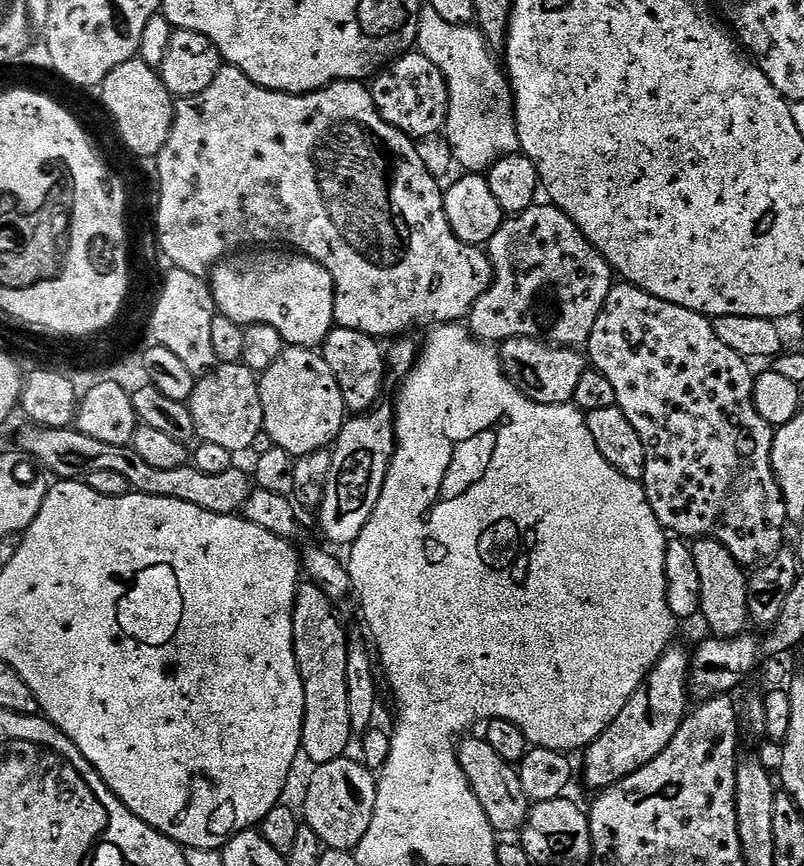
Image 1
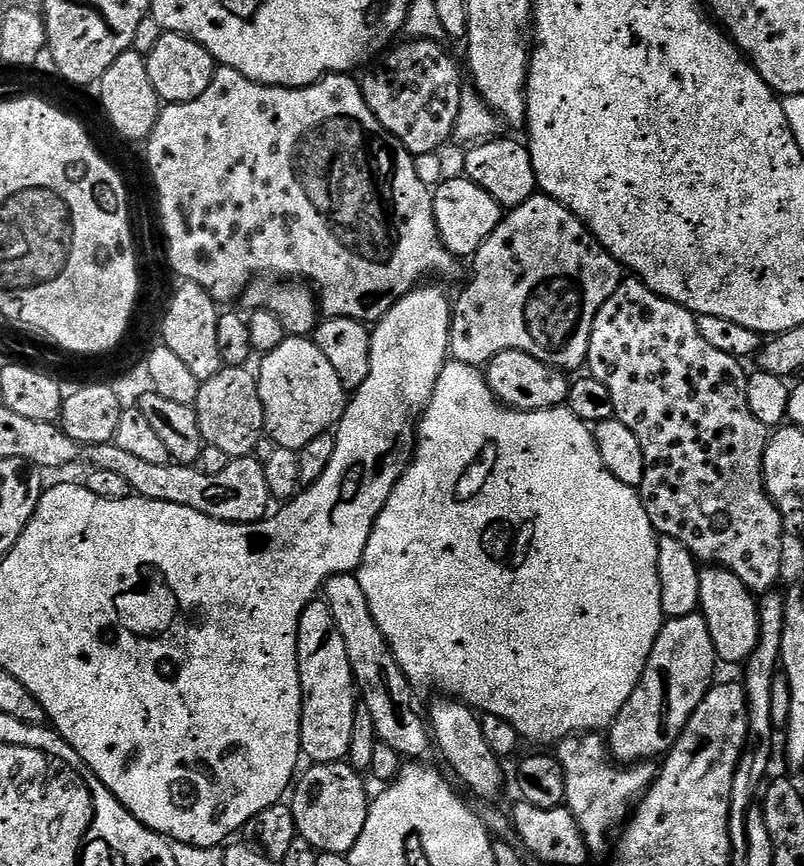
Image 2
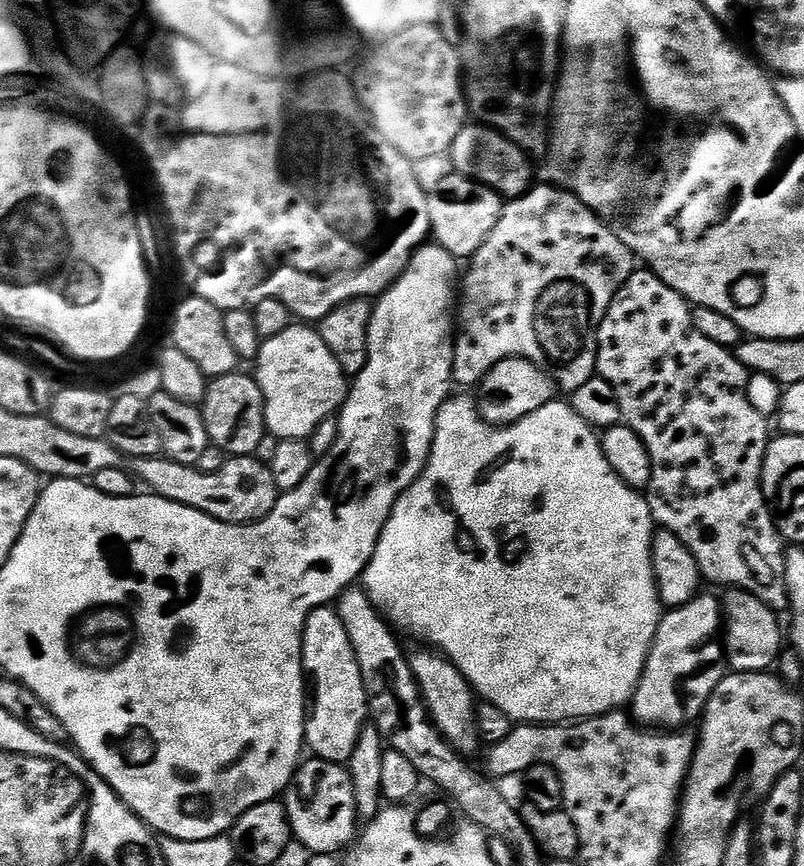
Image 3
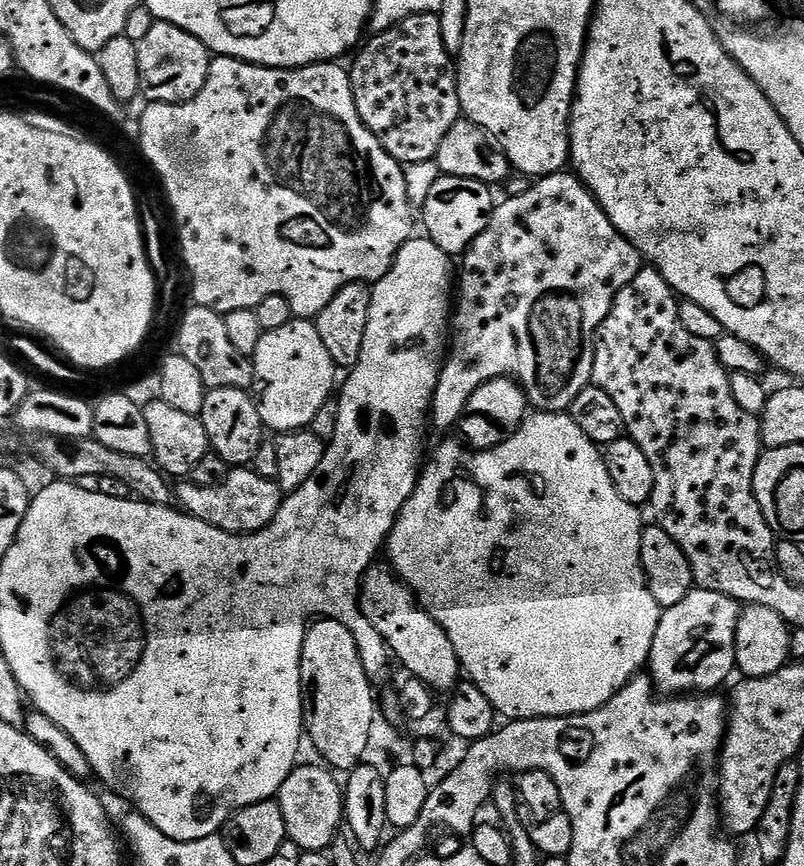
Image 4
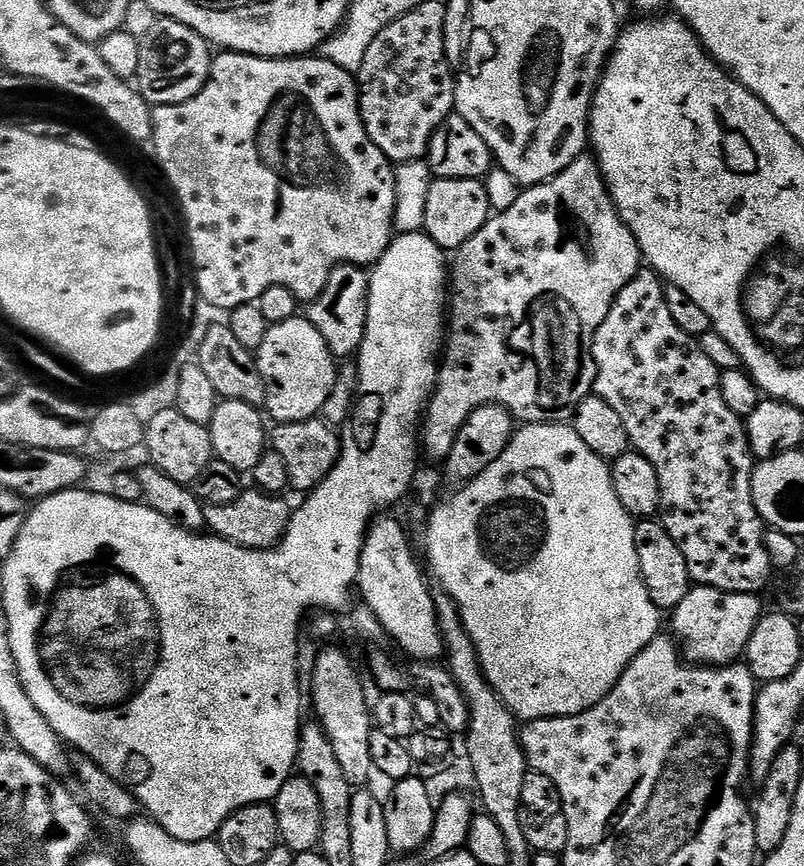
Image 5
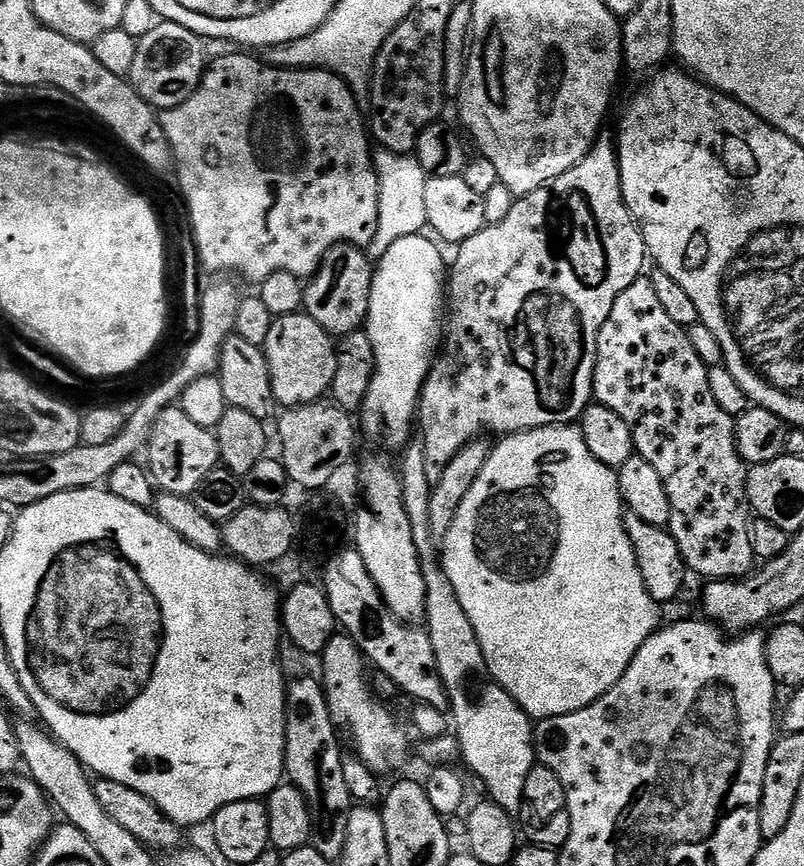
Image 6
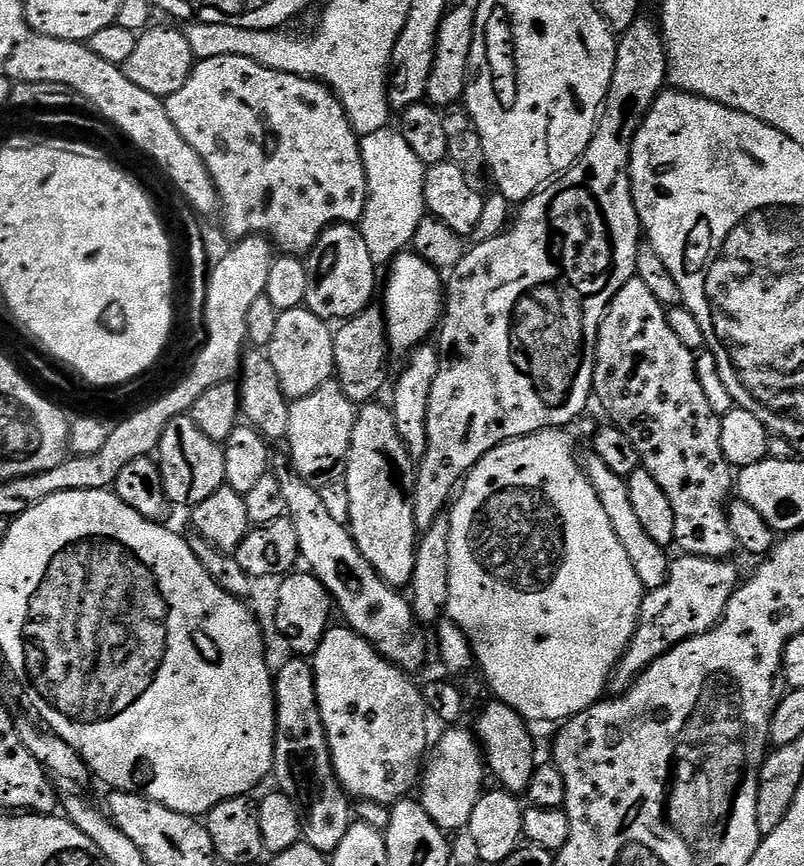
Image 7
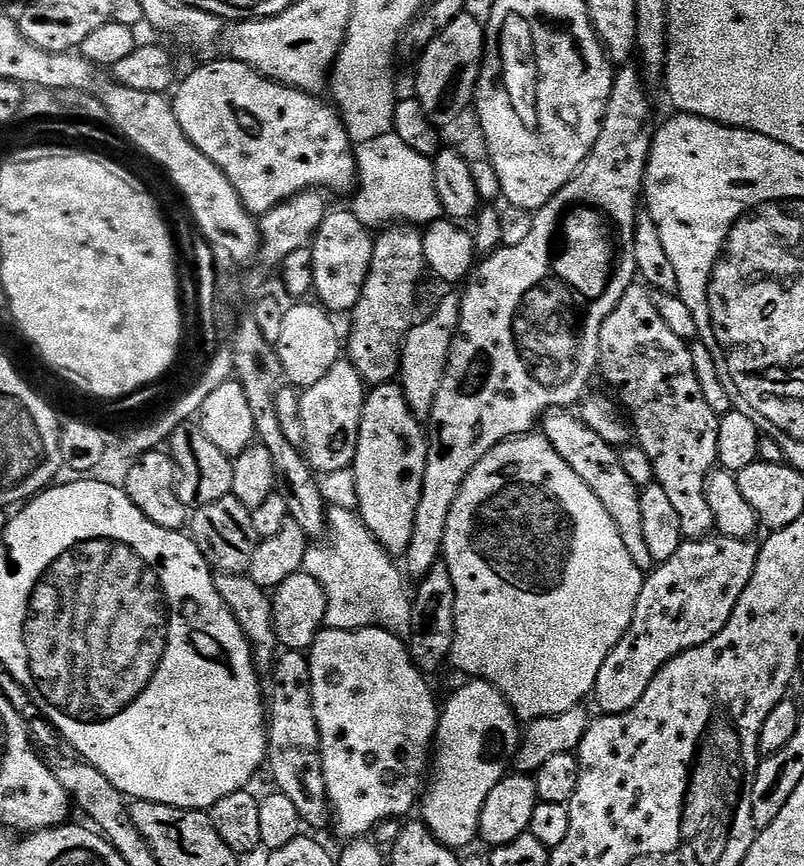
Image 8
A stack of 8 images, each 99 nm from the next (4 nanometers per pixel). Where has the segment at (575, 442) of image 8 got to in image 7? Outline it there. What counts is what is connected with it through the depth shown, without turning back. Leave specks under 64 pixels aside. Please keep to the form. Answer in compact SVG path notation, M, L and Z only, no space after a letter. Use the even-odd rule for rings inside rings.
M594 454L583 457L582 467L588 476L588 481L594 486L594 492L598 494L602 502L602 510L606 510L606 515L610 517L610 526L614 526L614 534L618 534L618 542L622 542L627 556L630 557L630 563L634 566L634 574L638 574L638 582L642 582L645 590L662 586L662 582L666 582L668 577L670 556L664 553L667 552L665 545L654 542L654 538L646 534L646 529L642 526L642 521L630 502L627 479L614 474L614 470L610 470L610 466L606 466L606 462L602 462L602 458Z

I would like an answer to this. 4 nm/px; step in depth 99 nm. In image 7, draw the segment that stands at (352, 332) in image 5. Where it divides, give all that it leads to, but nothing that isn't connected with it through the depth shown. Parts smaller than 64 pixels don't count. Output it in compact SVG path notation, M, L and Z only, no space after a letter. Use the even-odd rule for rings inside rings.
M332 224L318 238L311 252L307 253L308 281L303 307L325 322L343 322L362 314L373 303L372 295L376 292L376 272L378 265L370 258L370 250L362 239L359 227L355 224Z

